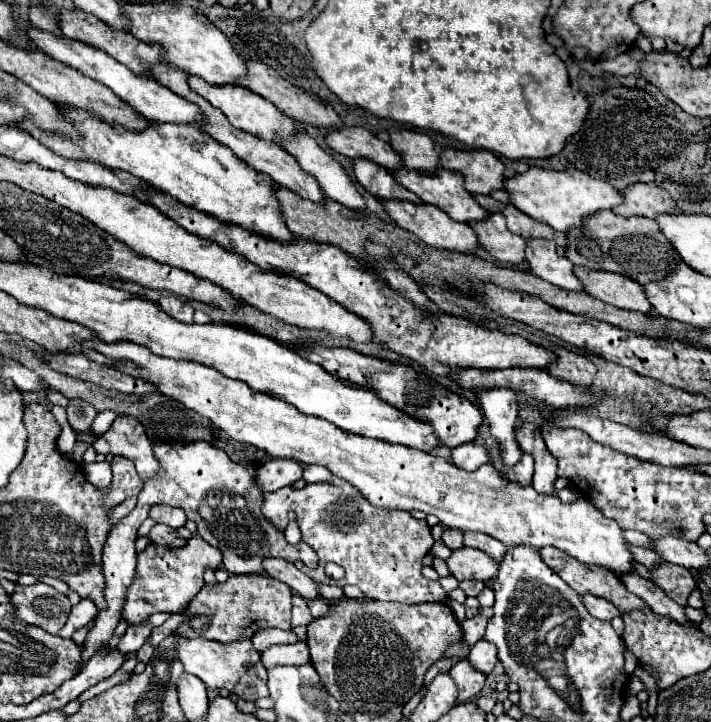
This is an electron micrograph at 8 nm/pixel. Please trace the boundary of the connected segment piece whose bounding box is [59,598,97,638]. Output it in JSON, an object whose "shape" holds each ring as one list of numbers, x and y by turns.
{"shape":[[89,598,81,600,77,606,71,608,69,620,67,620,65,626,59,630,59,636,61,636,61,638,71,638,73,632,79,630,79,628,83,628,83,626,87,626,87,624,93,620,95,614,97,614,97,606,95,606]]}

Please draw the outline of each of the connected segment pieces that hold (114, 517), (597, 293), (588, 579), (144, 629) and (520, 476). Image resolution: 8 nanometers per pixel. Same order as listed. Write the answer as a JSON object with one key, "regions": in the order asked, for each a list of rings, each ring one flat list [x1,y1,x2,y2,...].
{"regions":[[[129,498,129,500,121,502,121,504,117,504,115,508,111,508,111,514,109,514,111,526,115,526,121,518,125,518,125,516,135,508,135,502,137,502,137,498]],[[575,266,575,276,583,282,587,294,603,300,605,304,637,312,651,312,653,308,645,296,645,288,631,278,583,266]],[[545,546,541,548,543,552,543,562,547,562,547,566,553,568,553,572,557,572,575,592,579,594,593,594,593,596,599,596,599,598,605,598,607,602,611,602,621,614,627,614,629,610,647,610,649,604,641,598,637,598,633,592,629,592,621,580,621,576,613,570,603,570,601,566,587,566,575,558,571,558,569,554,563,554,561,550,555,550,551,546]],[[137,624,137,626,129,626,127,632,121,636,119,644,117,644,117,650,121,654,133,654,137,652,143,644,145,644,145,638,151,634,151,628,149,624]],[[523,454,519,466,515,466,515,470,507,470,505,476,511,482,517,482,521,486,529,486,531,484,531,476,533,476,533,458,529,454]]]}

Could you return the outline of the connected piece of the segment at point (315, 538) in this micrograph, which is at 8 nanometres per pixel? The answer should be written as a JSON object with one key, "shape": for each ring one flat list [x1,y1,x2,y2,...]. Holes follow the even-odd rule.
{"shape":[[331,478,331,482,319,482,319,484,307,484,301,490,295,488,283,488,277,492,269,492,265,494,265,502,263,502,263,514,275,524,279,526,279,530,285,530,287,526,287,512,293,510,297,514,297,524,301,528,303,534,303,542,307,542,319,556,319,564,317,568,307,568,305,564,295,564,299,570,303,570,305,574,309,574,311,578,315,578,321,584,335,584,339,588,343,588,345,584,353,584,357,588,363,590,363,594,371,600,395,600,401,604,419,604,419,602,445,602,447,600,447,592,443,590,441,584,427,580,421,574,423,568,423,556,431,550,433,546,433,536,431,536,431,528,427,526,425,520,417,520,413,518,409,512,405,510,383,510,383,508,375,508,373,504,369,504,359,490,355,490,355,486,343,482,341,478],[335,562,345,570,345,576,339,580,333,580,325,576,325,564]]}

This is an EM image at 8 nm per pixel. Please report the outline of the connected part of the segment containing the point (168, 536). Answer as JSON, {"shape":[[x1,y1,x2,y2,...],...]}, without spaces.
{"shape":[[155,524,149,532,149,540,153,544,159,544,159,546,169,546,169,548,181,548,185,546,185,540,179,538,175,534,175,530,171,526,165,526,165,524]]}

